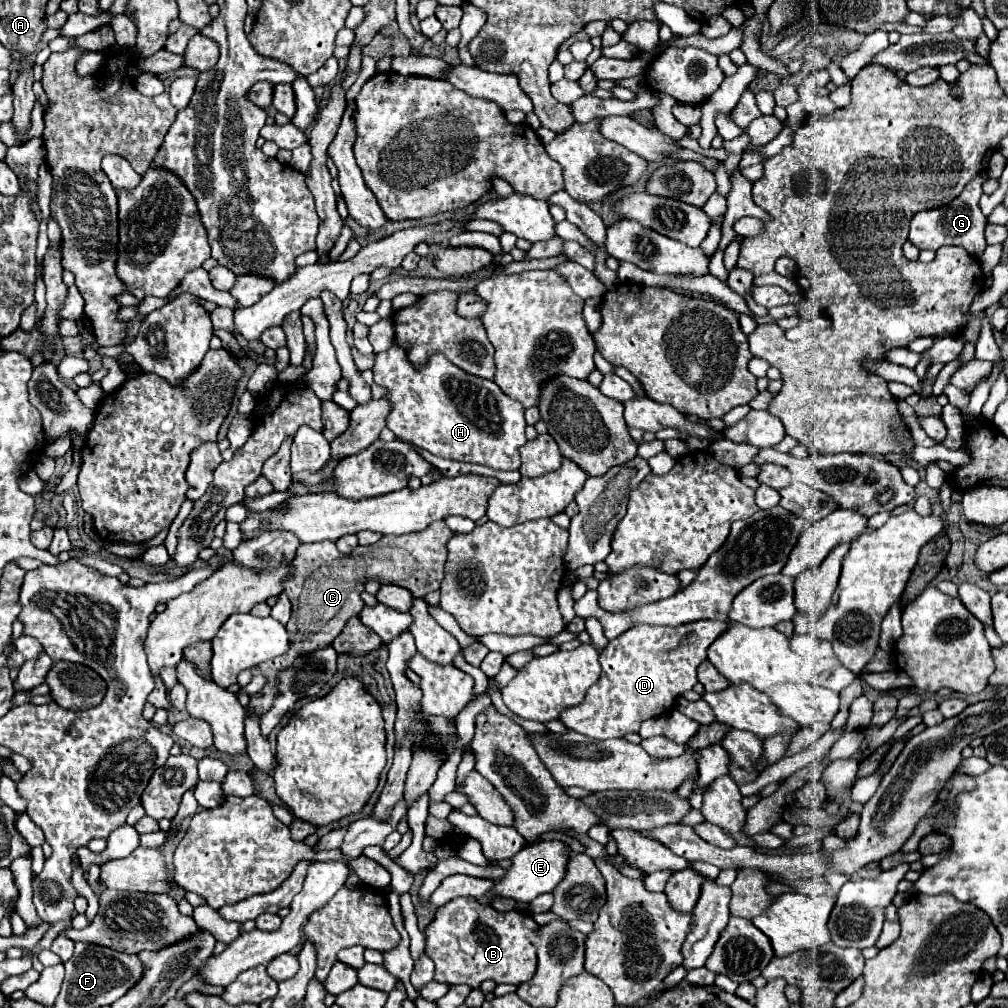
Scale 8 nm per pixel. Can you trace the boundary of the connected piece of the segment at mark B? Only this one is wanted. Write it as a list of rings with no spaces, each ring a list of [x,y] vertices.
[[[470,896],[454,898],[448,904],[436,910],[434,920],[424,928],[426,936],[426,956],[436,964],[434,980],[444,984],[466,984],[470,988],[478,988],[484,980],[494,980],[496,984],[522,984],[530,980],[536,972],[536,946],[530,942],[530,934],[538,930],[538,924],[532,920],[530,912],[498,912],[491,905],[482,905]]]

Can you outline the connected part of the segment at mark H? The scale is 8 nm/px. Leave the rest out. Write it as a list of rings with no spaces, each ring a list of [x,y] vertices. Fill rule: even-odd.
[[[392,344],[386,352],[376,354],[374,362],[374,382],[382,388],[386,388],[386,400],[390,402],[390,414],[386,418],[388,428],[404,442],[412,442],[424,450],[428,450],[434,456],[458,460],[458,462],[472,462],[490,466],[494,470],[518,470],[520,468],[520,454],[518,448],[526,444],[524,436],[524,406],[520,406],[516,400],[508,398],[492,380],[476,378],[460,368],[454,368],[454,364],[444,354],[432,354],[428,362],[420,368],[416,368],[402,344]]]

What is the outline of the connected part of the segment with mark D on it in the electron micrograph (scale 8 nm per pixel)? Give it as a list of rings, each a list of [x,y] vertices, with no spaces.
[[[698,620],[692,624],[680,624],[680,626],[636,626],[620,634],[616,640],[610,640],[606,646],[606,652],[600,654],[602,674],[598,682],[586,692],[580,706],[566,708],[558,720],[564,722],[568,730],[580,732],[584,736],[606,740],[606,738],[624,738],[626,734],[638,732],[640,724],[652,716],[660,716],[674,708],[674,700],[682,696],[684,692],[692,690],[698,682],[696,668],[700,662],[706,660],[708,646],[728,628],[728,622],[718,620]]]

